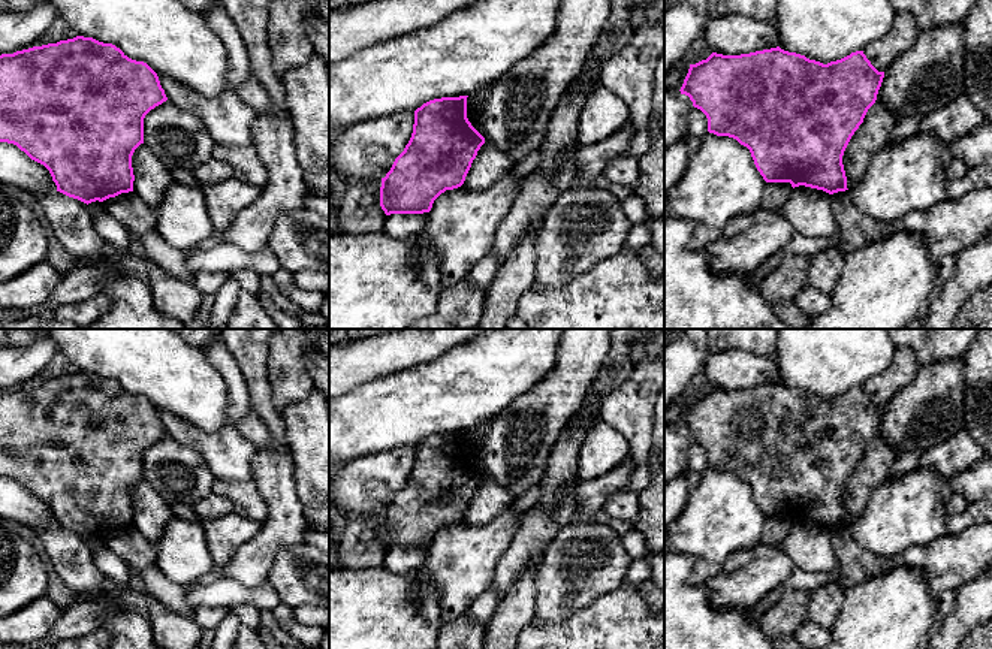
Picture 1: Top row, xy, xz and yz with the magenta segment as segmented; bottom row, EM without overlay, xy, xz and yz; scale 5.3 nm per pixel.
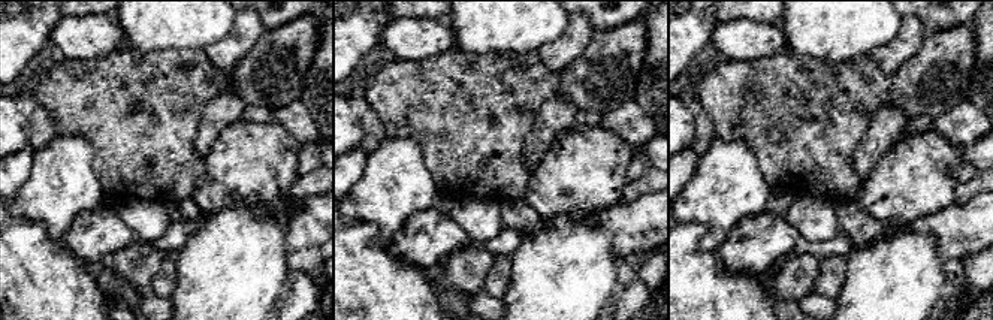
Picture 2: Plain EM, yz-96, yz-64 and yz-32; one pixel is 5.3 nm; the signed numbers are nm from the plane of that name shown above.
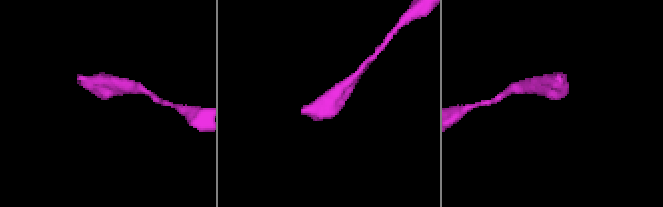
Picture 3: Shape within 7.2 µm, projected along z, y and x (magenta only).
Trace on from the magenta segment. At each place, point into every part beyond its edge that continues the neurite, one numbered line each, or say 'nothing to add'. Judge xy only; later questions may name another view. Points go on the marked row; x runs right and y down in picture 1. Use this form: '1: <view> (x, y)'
nothing to add

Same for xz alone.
nothing to add

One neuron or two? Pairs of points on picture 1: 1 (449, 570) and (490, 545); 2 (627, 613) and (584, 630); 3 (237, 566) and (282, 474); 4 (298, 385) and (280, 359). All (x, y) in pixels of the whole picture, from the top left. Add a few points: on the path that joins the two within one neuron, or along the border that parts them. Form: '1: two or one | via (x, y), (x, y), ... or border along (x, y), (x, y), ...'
1: one | via (460, 563), (479, 549)
2: one | via (617, 624), (611, 630), (594, 630)
3: one | via (261, 546), (282, 525), (282, 498)
4: one | via (292, 379), (288, 374), (286, 365)

